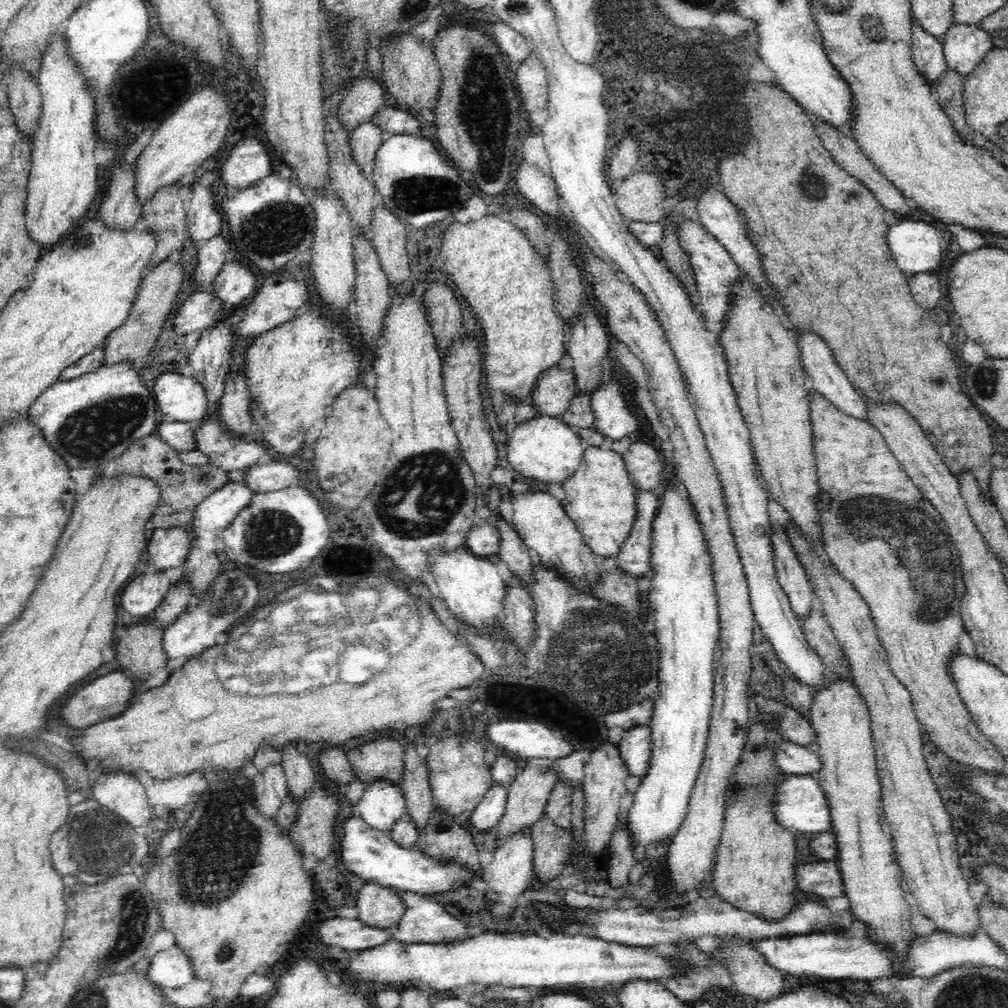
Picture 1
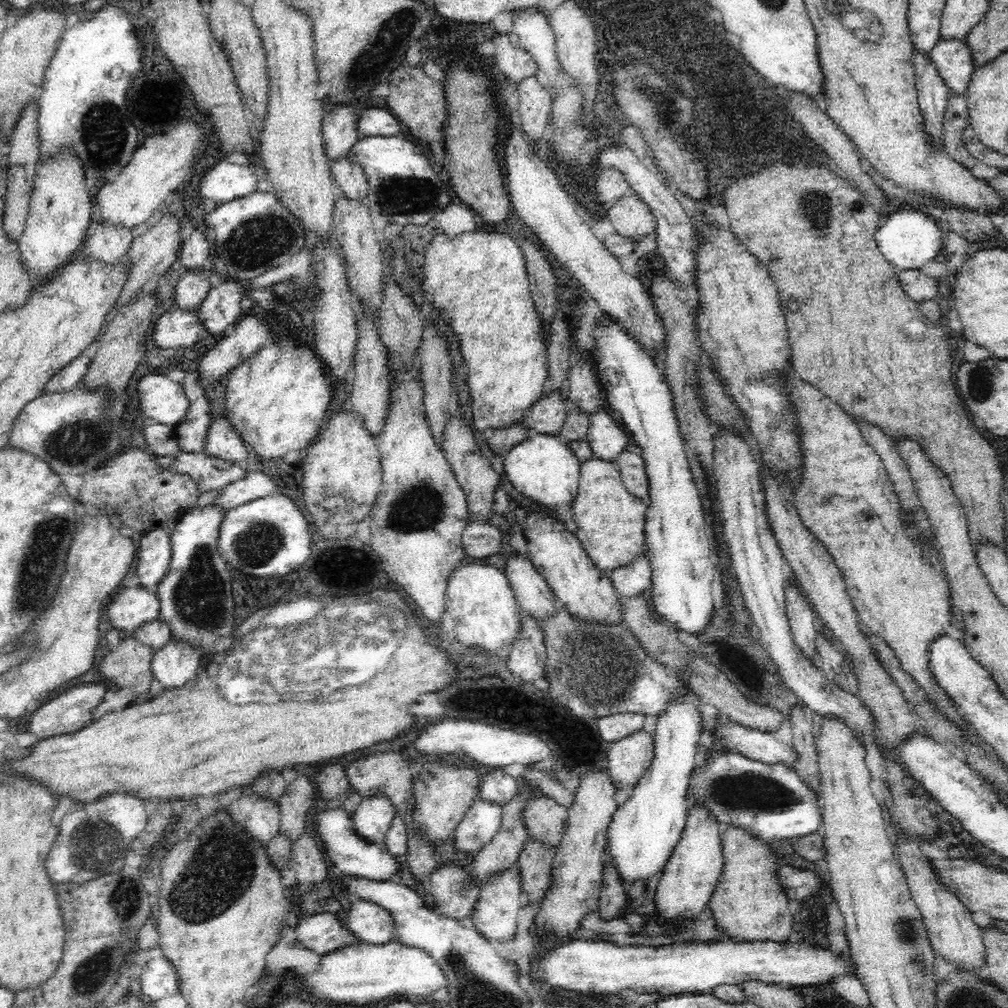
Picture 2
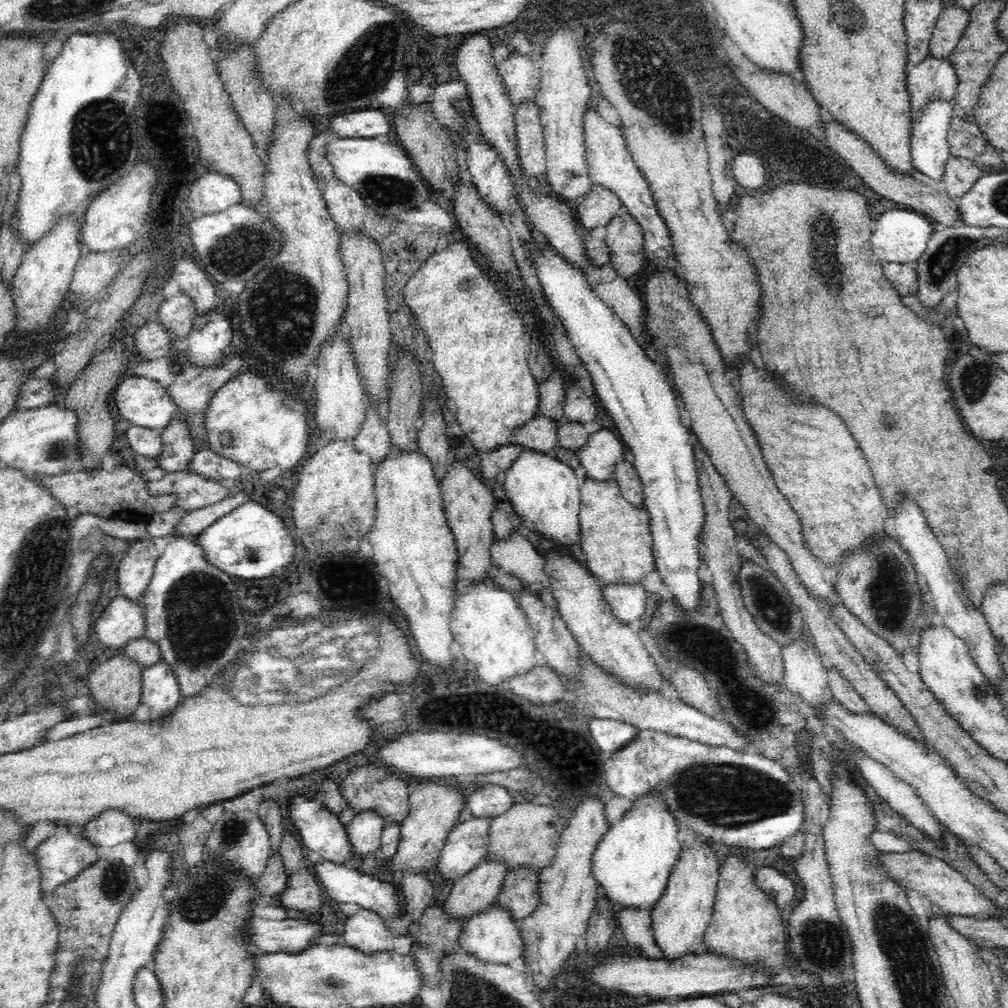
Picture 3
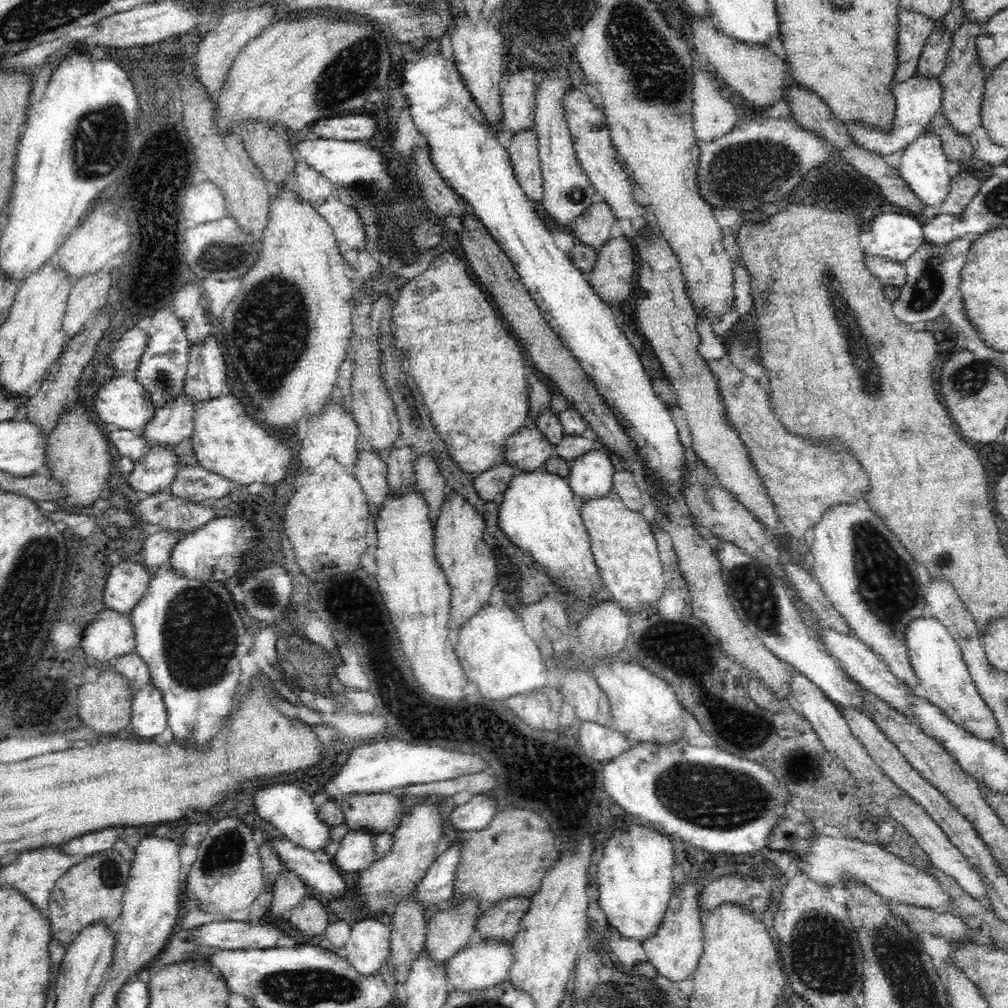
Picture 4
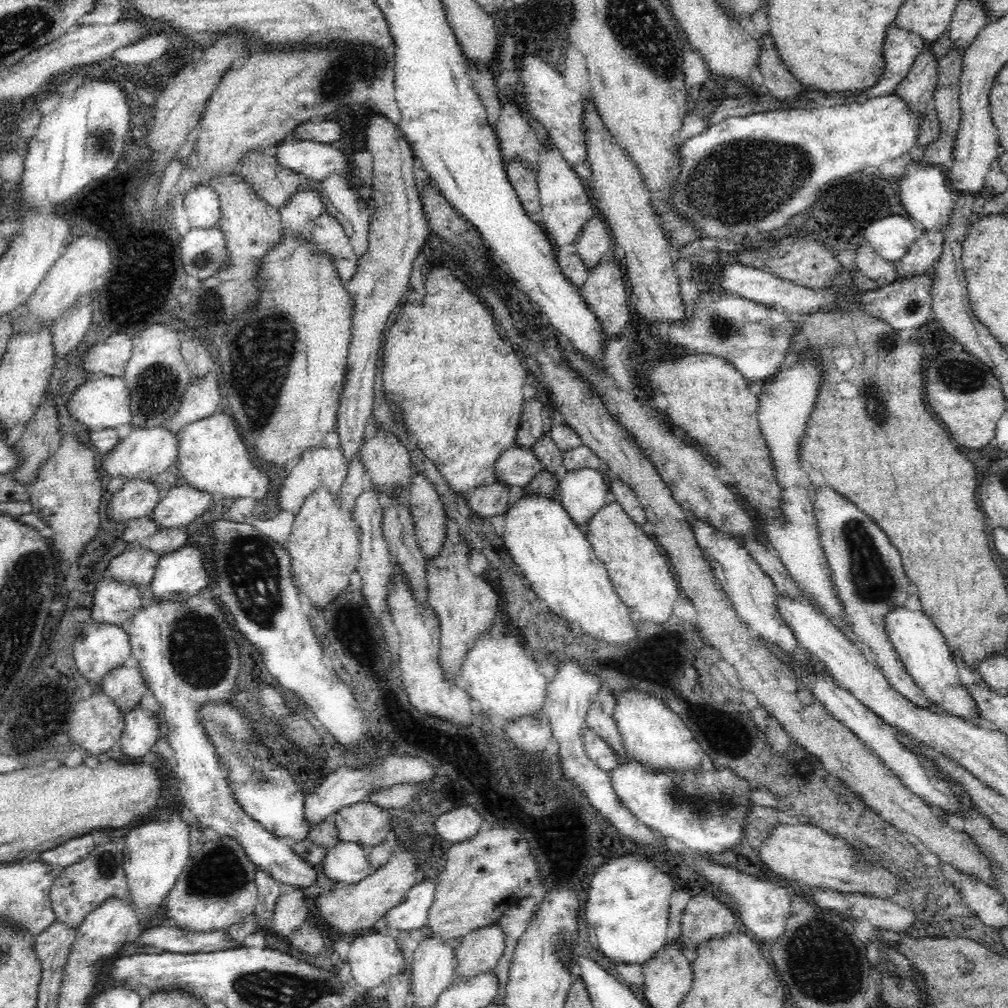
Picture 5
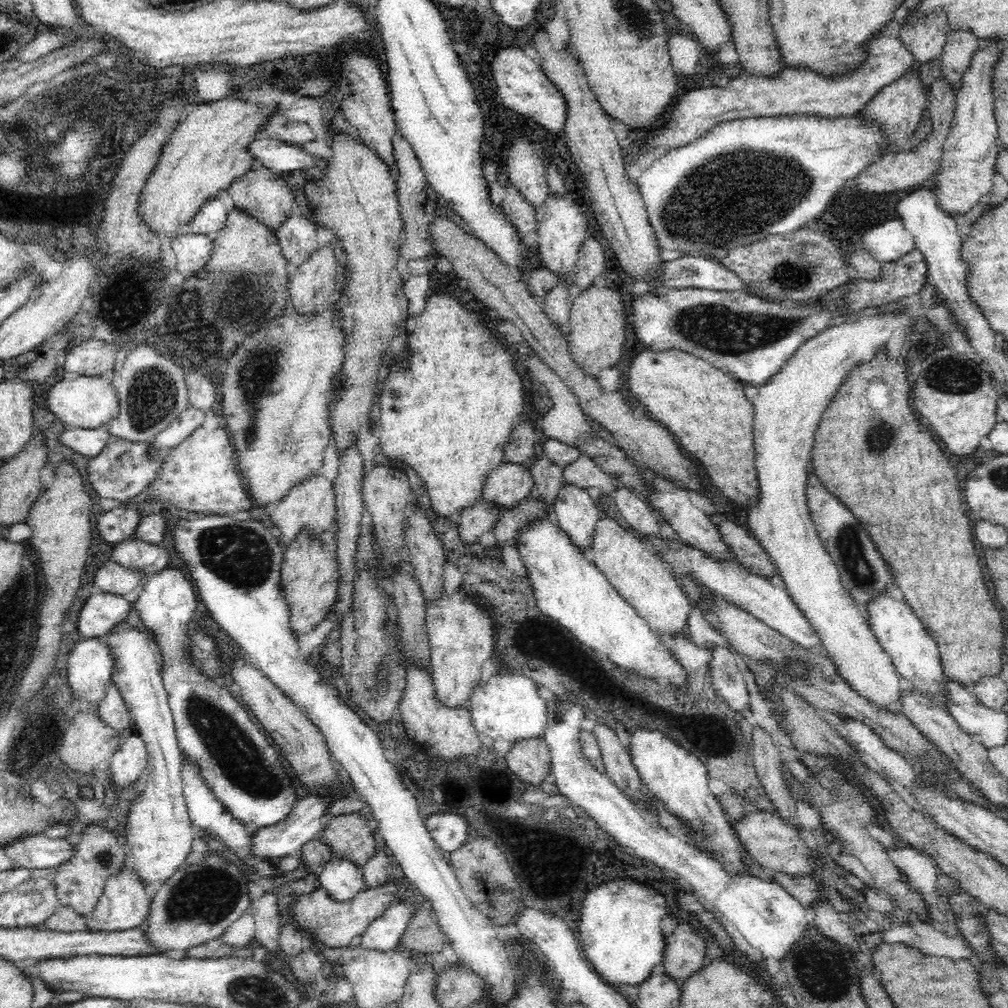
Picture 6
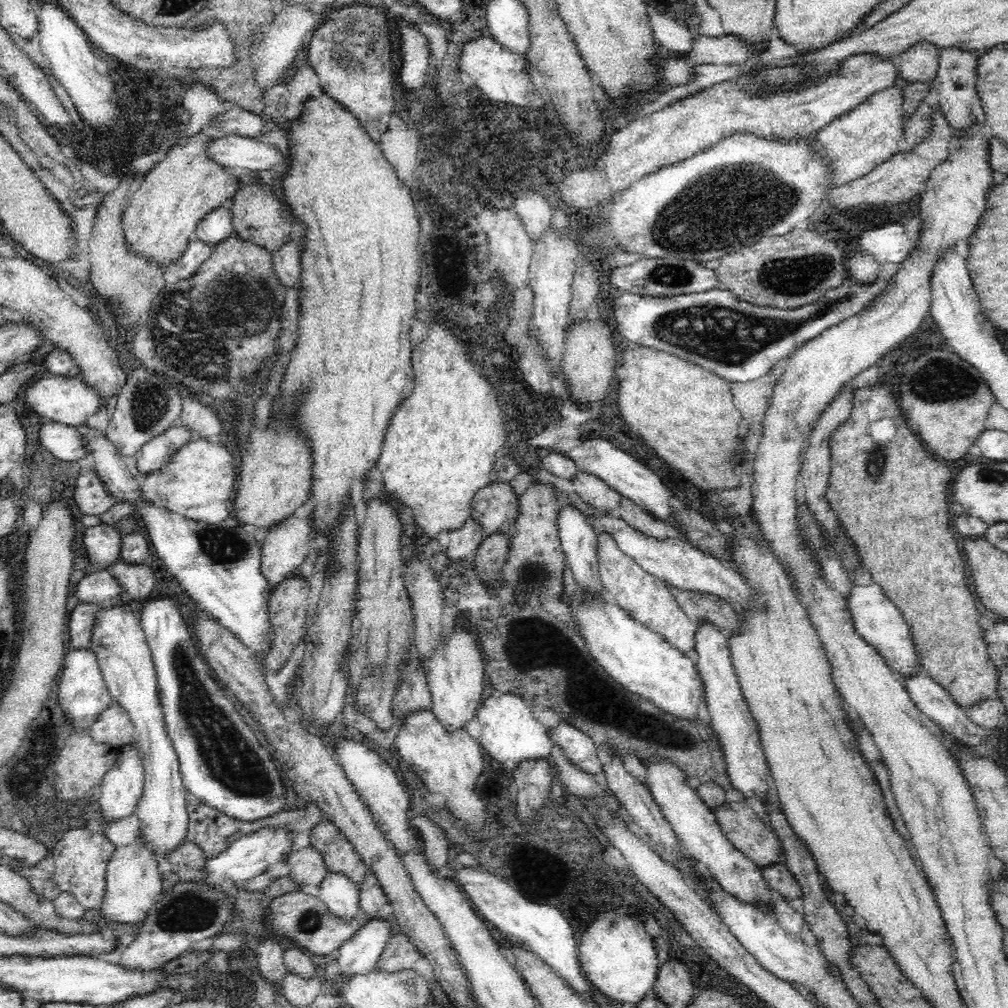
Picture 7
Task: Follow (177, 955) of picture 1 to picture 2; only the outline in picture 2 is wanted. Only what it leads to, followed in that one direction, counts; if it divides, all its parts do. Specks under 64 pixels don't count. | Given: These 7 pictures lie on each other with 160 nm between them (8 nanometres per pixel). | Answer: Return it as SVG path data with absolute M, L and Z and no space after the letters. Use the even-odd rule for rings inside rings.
M166 958L150 960L140 970L141 991L150 1000L160 1000L179 992L177 970Z

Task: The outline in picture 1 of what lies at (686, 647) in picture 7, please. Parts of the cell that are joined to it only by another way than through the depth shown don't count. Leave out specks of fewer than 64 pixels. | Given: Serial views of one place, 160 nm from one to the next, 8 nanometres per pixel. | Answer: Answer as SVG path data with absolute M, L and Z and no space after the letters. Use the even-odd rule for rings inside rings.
M587 446L582 462L563 485L566 498L562 501L565 513L574 521L591 551L604 558L615 557L636 520L634 483L628 477L622 455L597 446Z

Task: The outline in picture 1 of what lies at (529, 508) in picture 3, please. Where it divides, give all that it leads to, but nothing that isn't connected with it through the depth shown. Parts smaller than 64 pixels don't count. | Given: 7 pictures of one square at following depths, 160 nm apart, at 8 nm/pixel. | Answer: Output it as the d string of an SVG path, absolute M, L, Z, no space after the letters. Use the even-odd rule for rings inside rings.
M536 415L530 420L520 422L512 434L509 434L507 442L507 459L513 470L518 471L526 481L542 485L564 485L567 478L574 474L587 445L581 442L576 429L568 426L556 416Z

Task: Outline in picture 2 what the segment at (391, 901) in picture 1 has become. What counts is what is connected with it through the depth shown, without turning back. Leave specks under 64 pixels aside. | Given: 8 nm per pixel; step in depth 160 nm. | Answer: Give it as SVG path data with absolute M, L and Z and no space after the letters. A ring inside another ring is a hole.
M356 899L344 920L346 928L366 944L386 944L394 937L393 916L380 904Z

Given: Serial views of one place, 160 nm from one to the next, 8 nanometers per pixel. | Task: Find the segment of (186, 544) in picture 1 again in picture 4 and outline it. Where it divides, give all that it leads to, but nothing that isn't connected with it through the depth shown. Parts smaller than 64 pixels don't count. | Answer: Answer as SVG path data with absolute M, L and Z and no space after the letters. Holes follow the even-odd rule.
M139 553L112 567L104 588L105 608L130 613L149 586L150 573L139 562Z

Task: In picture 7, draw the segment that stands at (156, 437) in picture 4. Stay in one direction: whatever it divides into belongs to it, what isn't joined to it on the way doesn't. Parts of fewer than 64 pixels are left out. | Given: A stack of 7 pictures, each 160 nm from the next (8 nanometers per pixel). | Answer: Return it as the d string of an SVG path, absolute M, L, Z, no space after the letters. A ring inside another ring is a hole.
M94 468L85 474L80 474L70 497L82 516L92 516L92 514L99 516L116 504L113 497L105 491L104 483L98 479Z

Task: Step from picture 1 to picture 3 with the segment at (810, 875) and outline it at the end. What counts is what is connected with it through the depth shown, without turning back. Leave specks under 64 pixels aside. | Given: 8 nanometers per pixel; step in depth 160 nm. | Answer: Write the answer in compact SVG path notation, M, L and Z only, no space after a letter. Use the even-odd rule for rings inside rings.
M764 866L764 868L754 870L754 873L757 876L758 889L766 890L766 893L770 894L778 908L785 909L784 906L794 900L798 888L782 872Z

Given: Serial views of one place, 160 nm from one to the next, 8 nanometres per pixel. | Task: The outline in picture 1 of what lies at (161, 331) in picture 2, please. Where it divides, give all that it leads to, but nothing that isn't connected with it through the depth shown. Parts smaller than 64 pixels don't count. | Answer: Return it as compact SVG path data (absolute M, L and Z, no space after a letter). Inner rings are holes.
M197 290L178 308L172 320L174 331L180 336L205 331L223 317L221 300L213 295L212 290Z

